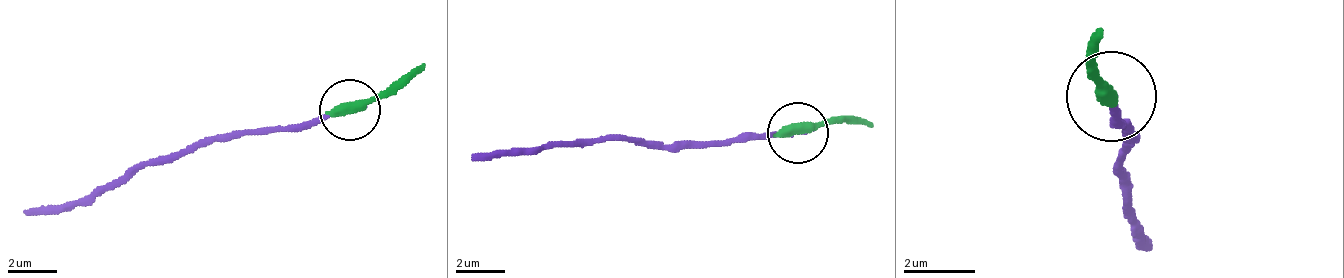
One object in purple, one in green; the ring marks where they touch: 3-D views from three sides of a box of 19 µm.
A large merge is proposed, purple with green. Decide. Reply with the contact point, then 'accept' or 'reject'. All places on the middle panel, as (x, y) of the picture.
(798, 132) | accept

